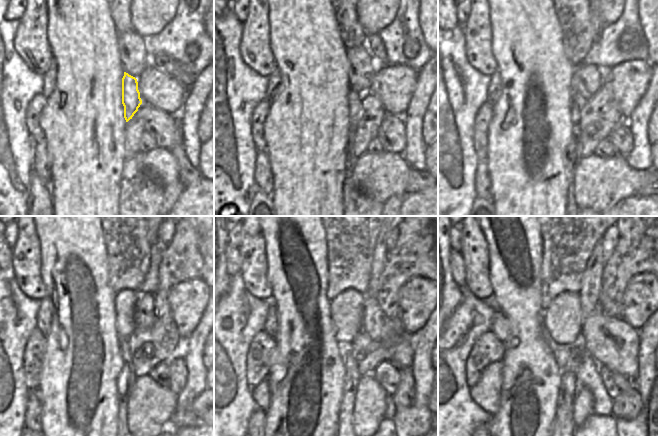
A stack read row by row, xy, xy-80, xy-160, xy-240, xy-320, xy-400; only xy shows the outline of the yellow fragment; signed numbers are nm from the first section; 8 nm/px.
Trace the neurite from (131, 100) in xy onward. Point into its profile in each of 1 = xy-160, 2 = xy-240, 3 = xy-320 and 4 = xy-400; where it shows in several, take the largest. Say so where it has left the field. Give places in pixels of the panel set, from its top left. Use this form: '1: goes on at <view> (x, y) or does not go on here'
1: goes on at xy-160 (574, 156)
2: goes on at xy-240 (127, 377)
3: goes on at xy-320 (351, 377)
4: goes on at xy-400 (568, 387)

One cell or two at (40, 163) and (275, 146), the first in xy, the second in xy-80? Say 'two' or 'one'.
two

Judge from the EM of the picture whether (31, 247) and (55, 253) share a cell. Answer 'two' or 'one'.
two

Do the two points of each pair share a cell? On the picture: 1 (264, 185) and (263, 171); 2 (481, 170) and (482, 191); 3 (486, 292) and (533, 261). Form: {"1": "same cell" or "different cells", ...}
{"1": "same cell", "2": "same cell", "3": "different cells"}

